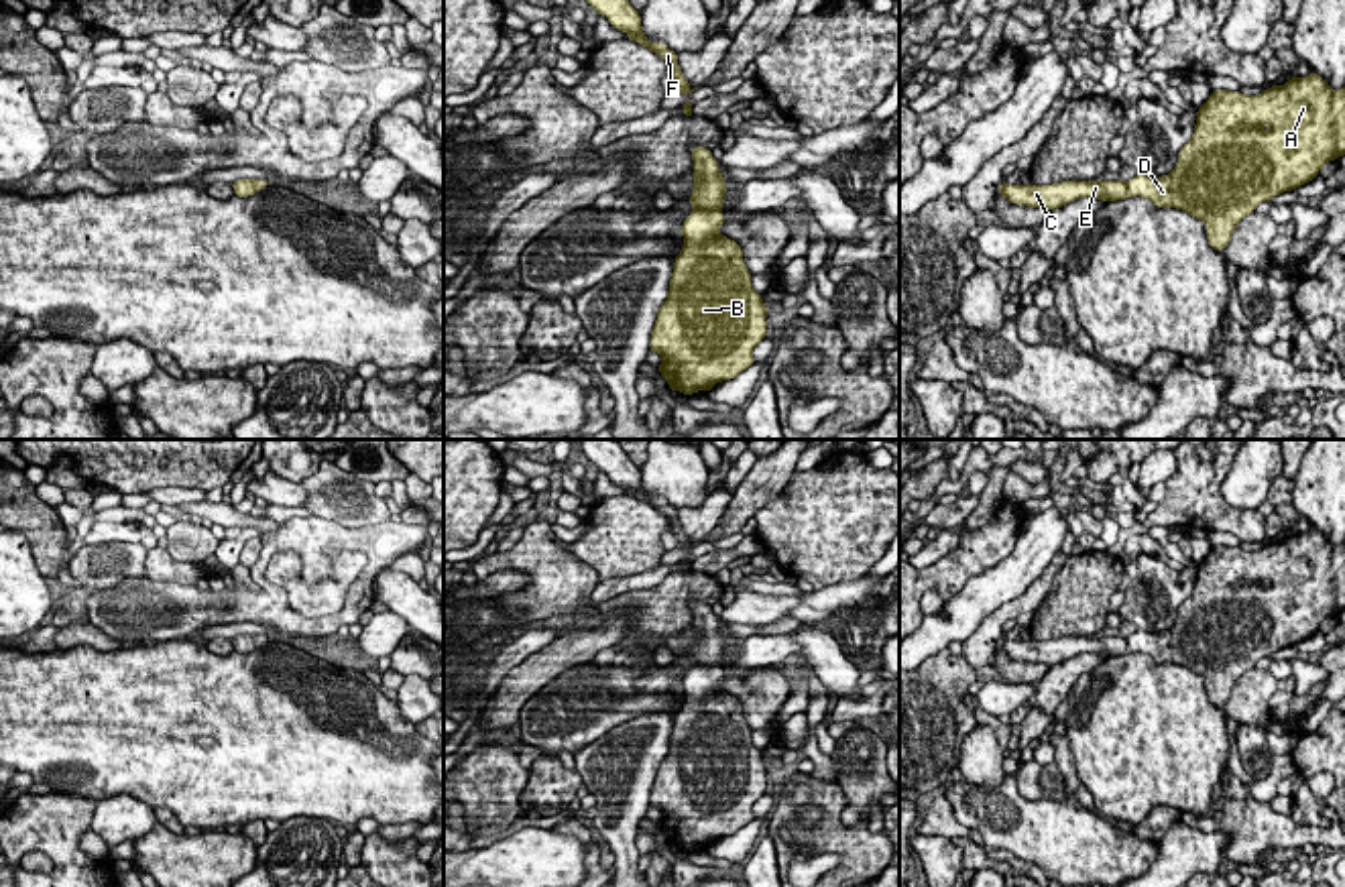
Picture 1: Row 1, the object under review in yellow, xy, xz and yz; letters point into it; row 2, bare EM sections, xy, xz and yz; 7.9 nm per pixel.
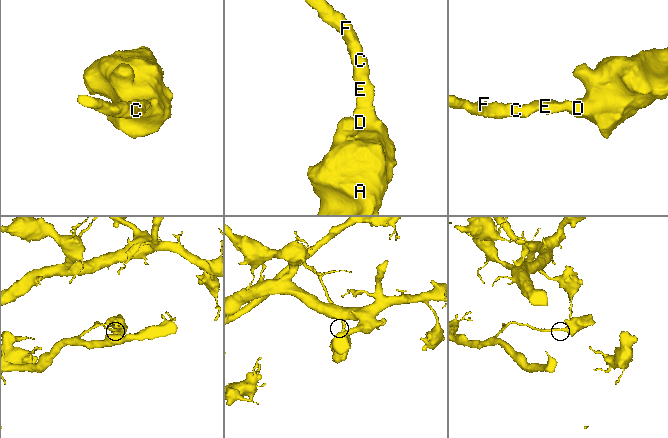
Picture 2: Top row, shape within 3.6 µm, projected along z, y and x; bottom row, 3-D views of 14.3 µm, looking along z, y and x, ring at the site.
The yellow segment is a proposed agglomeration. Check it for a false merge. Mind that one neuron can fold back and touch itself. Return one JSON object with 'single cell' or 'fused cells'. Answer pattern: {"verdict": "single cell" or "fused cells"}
{"verdict": "single cell"}

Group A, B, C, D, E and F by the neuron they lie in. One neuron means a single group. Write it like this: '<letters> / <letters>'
A B C D E F

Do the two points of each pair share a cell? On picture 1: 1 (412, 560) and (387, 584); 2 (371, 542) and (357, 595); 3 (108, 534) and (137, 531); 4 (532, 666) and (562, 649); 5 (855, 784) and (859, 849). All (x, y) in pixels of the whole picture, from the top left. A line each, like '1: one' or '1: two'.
1: two
2: one
3: one
4: one
5: two

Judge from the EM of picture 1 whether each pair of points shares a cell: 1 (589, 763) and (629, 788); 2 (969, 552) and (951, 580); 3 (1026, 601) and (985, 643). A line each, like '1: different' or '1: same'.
1: same
2: same
3: same

